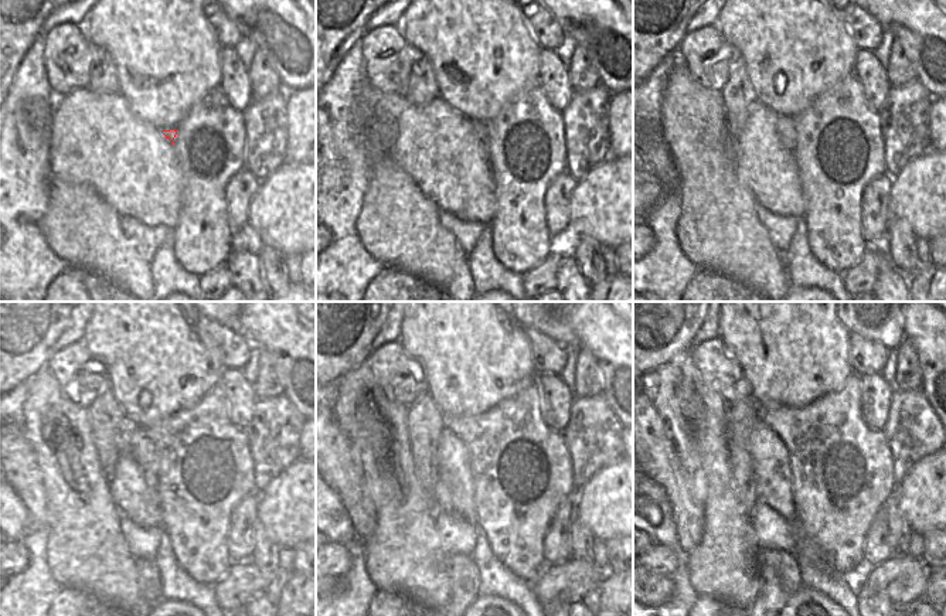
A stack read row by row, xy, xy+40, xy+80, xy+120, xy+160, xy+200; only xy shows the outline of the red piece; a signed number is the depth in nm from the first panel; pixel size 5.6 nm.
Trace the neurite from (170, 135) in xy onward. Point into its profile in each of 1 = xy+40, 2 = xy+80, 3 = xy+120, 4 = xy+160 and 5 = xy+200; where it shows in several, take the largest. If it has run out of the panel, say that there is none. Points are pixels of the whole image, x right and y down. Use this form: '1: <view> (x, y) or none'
1: xy+40 (479, 128)
2: xy+80 (785, 125)
3: xy+120 (138, 443)
4: xy+160 (453, 463)
5: xy+200 (769, 456)

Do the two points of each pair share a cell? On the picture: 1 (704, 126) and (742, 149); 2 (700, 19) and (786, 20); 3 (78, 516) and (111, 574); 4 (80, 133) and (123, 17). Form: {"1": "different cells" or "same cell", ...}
{"1": "different cells", "2": "different cells", "3": "same cell", "4": "different cells"}

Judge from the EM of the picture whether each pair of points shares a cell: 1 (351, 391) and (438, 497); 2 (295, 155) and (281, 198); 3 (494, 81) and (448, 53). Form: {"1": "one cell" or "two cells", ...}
{"1": "two cells", "2": "two cells", "3": "one cell"}

